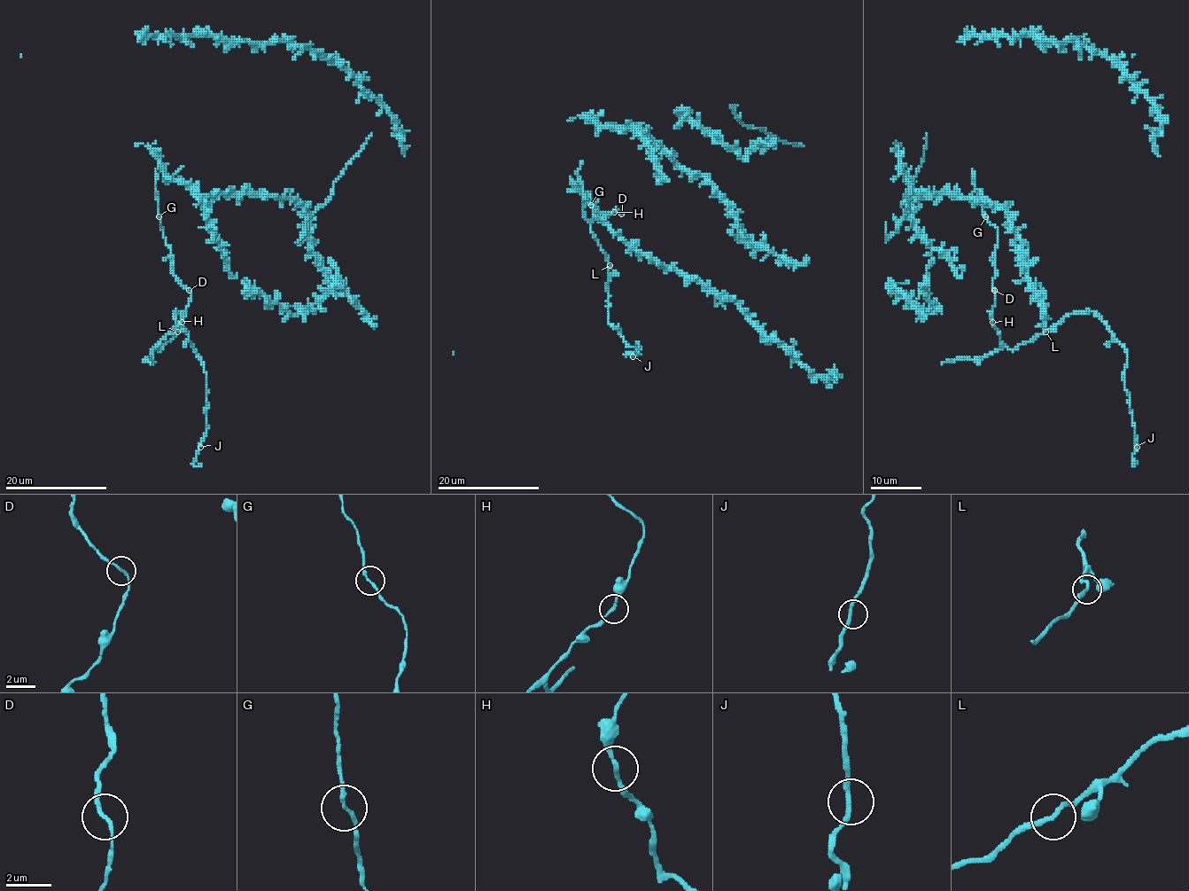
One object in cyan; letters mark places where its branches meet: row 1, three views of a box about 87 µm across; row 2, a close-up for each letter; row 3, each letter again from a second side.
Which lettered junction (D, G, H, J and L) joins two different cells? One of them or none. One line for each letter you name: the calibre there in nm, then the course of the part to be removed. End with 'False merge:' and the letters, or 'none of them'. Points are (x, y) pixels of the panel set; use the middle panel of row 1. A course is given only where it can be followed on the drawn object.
False merge: none of them

